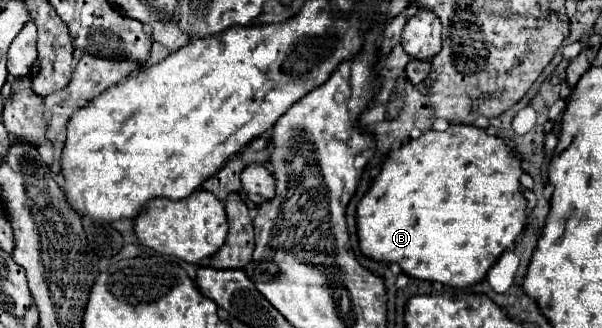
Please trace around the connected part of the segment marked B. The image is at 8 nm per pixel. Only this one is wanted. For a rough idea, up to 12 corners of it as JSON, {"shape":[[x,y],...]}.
{"shape":[[451,124],[389,152],[361,254],[465,288],[521,234],[521,160]]}

